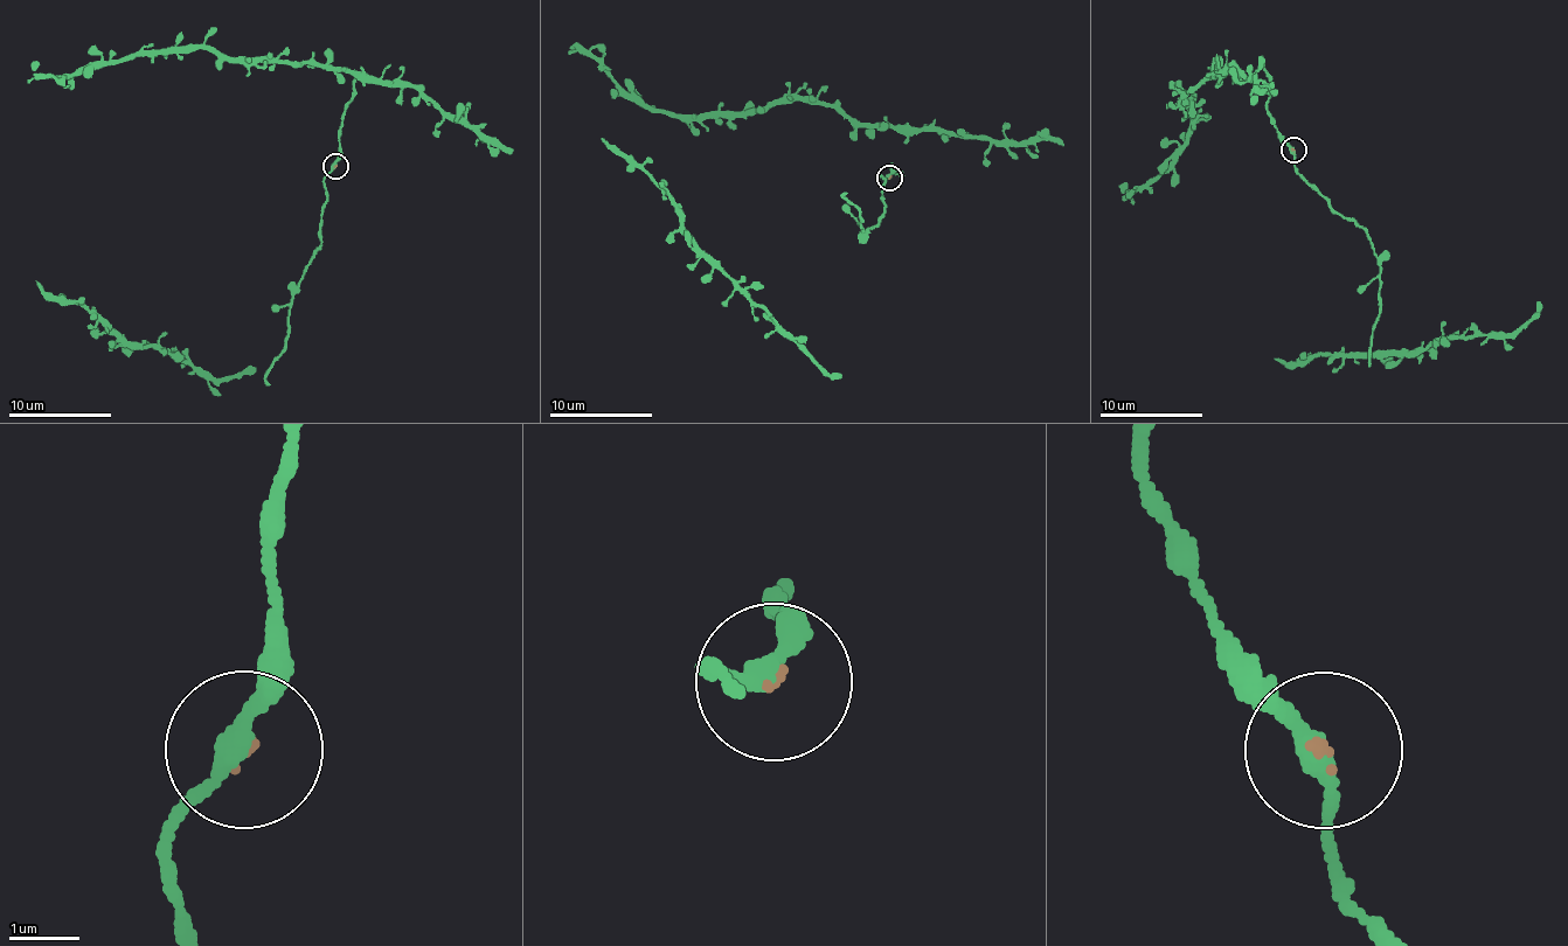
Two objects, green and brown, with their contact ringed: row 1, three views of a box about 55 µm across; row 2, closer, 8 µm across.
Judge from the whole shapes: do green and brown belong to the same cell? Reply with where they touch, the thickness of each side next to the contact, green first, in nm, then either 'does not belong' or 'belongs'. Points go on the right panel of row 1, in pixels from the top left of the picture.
at (1294, 150); 280 nm thick on the green side, 70 nm on the other; belongs

